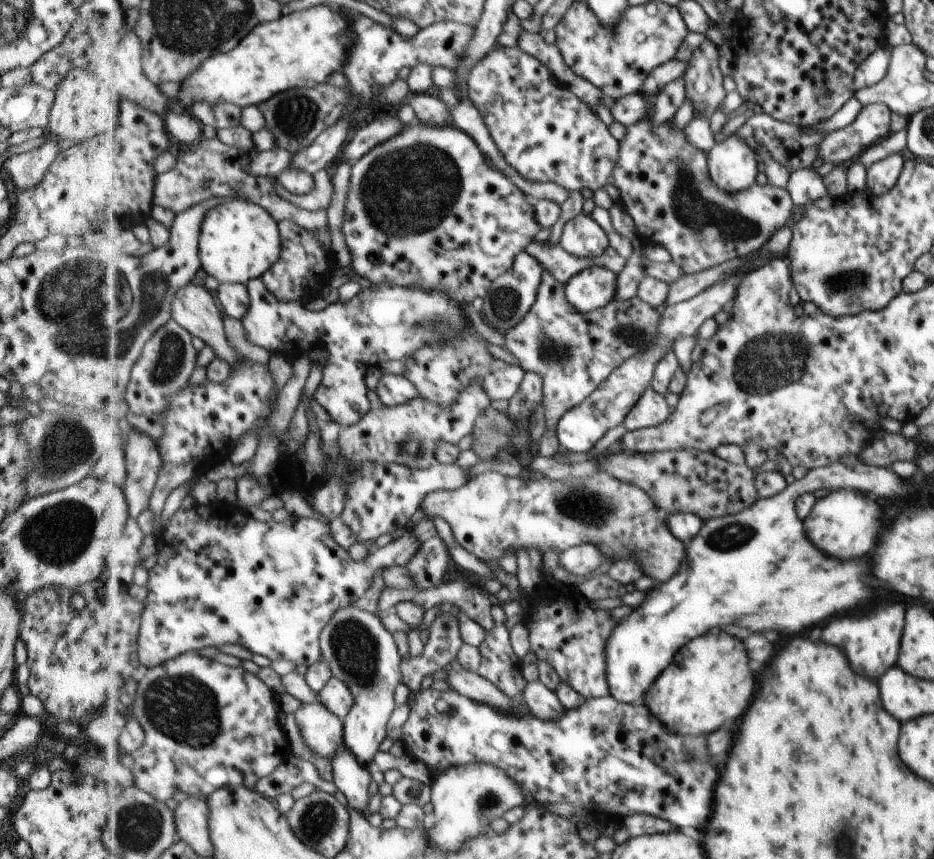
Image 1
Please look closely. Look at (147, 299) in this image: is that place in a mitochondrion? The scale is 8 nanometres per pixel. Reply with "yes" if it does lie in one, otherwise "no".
yes

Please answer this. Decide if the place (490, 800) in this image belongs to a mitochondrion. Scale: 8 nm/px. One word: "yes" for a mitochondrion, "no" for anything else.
yes

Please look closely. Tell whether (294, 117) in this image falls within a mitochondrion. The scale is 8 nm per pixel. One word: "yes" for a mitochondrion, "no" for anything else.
yes

